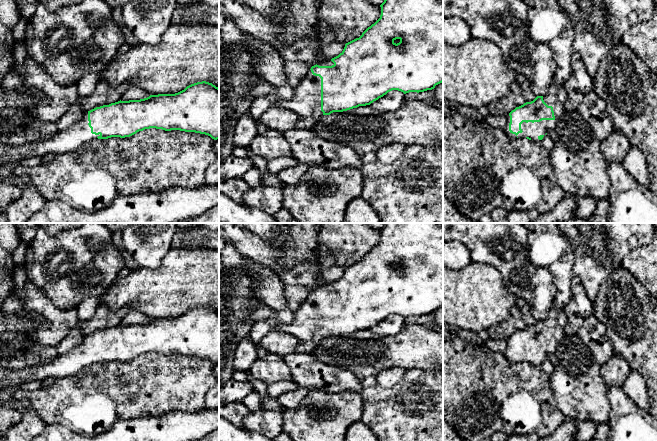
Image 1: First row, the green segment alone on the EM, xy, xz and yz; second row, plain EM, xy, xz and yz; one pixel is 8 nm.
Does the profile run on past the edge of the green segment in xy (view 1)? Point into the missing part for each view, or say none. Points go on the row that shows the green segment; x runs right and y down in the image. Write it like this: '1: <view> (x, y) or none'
1: xy (67, 140)

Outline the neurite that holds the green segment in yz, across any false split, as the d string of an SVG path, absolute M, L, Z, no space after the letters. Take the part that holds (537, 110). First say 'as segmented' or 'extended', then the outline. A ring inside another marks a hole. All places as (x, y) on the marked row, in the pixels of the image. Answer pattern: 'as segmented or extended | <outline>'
extended | M551 85L545 96L537 96L533 101L516 107L506 116L504 133L511 139L527 138L532 142L539 142L556 126L565 111L567 100L568 90L564 85Z

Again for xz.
extended | M384 0L380 18L359 38L345 44L343 51L331 60L312 66L293 88L290 99L277 98L273 105L289 109L298 116L318 118L370 105L392 90L404 94L432 90L443 82L443 0Z

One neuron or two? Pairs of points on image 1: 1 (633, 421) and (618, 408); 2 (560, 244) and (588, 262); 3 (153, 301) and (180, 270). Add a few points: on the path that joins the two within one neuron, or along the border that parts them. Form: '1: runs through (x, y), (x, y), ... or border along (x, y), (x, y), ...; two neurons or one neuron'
1: runs through (629, 418), (622, 411); one neuron
2: border along (563, 233), (572, 248), (574, 274); two neurons
3: runs through (161, 293), (176, 278); one neuron

